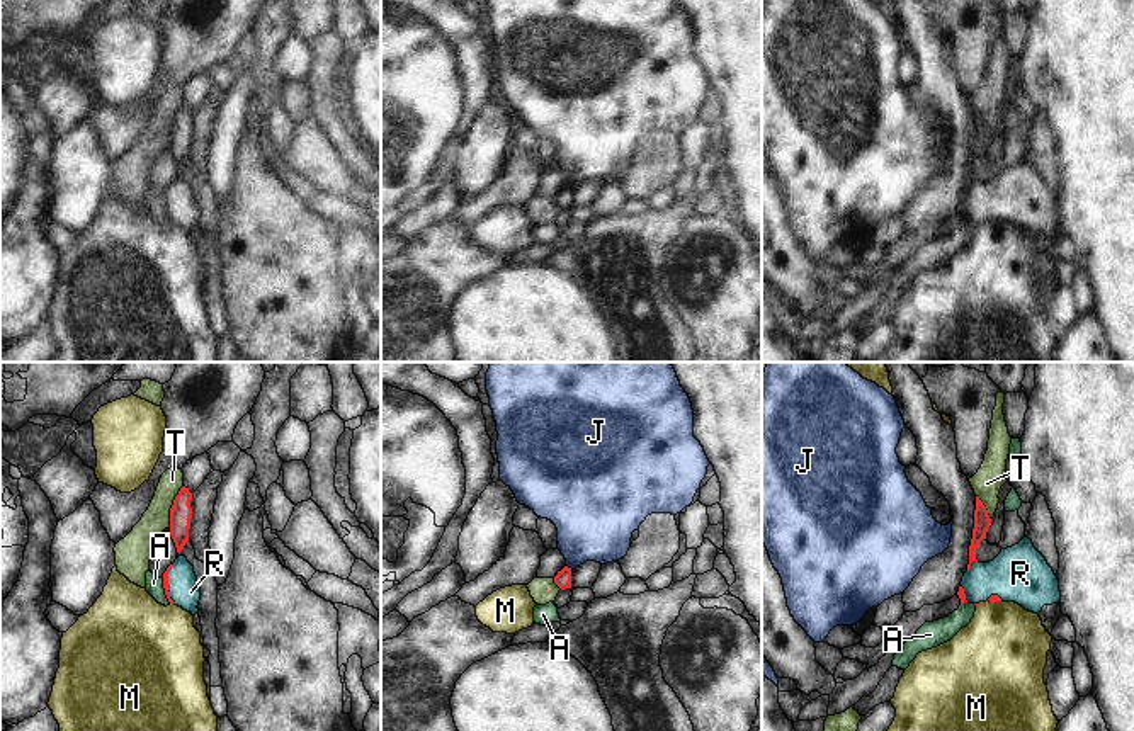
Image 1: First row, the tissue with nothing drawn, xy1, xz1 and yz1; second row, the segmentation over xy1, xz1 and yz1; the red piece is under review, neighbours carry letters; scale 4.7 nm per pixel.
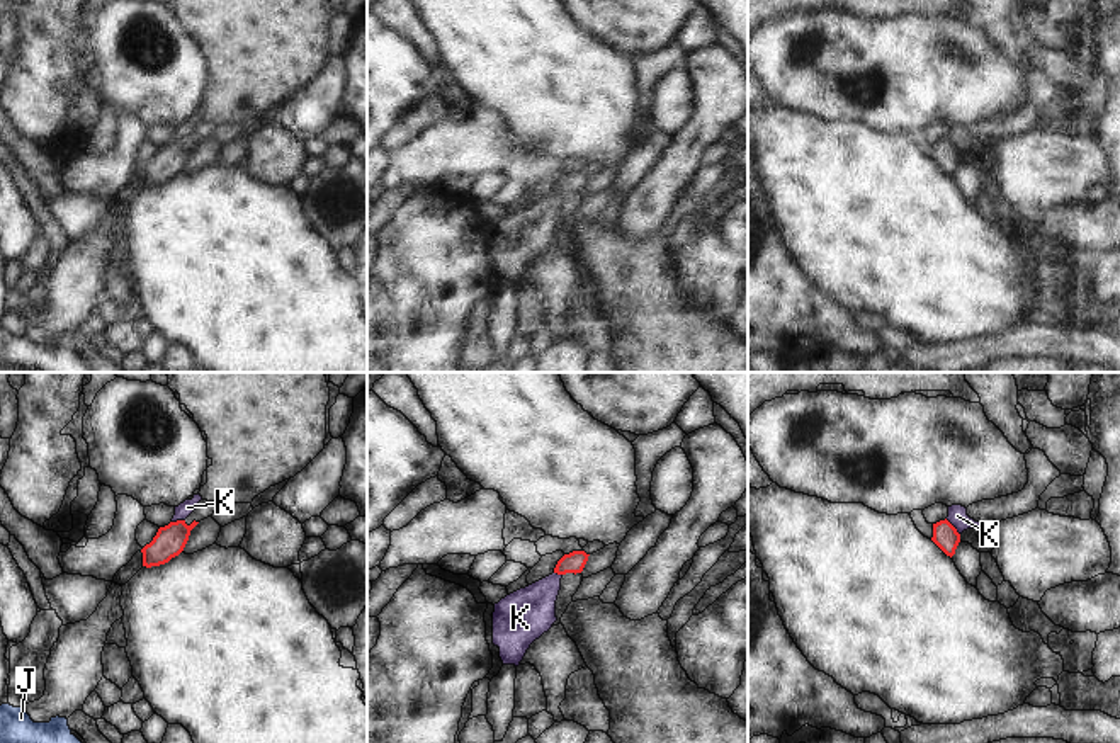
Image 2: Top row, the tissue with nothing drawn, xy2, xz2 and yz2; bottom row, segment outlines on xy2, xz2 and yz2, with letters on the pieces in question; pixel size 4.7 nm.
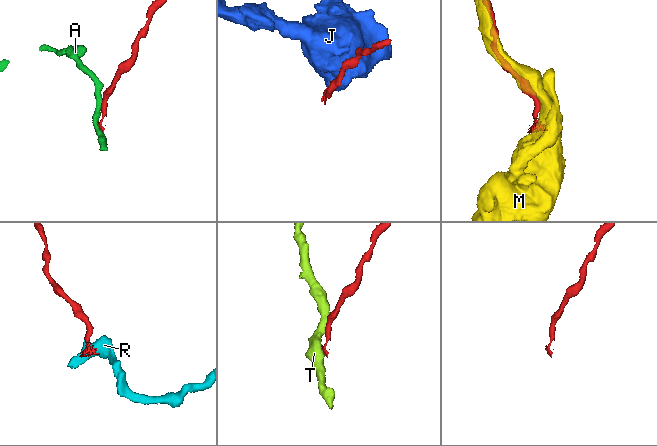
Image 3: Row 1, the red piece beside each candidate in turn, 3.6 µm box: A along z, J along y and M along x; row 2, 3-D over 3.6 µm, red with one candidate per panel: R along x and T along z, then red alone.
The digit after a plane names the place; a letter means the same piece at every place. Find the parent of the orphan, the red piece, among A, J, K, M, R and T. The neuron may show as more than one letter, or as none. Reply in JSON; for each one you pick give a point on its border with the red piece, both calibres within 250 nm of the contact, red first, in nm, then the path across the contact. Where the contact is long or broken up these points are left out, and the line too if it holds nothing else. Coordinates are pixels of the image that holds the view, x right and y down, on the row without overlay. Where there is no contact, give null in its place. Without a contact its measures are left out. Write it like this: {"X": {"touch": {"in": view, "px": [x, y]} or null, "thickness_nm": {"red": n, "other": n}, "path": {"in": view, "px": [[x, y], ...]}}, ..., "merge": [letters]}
{"R": {"touch": {"in": "yz1", "px": [969, 184]}, "thickness_nm": {"red": 80, "other": 280}, "path": {"in": "yz1", "px": [[981, 138], [969, 184], [978, 192], [1020, 192]]}}, "merge": ["R"]}

